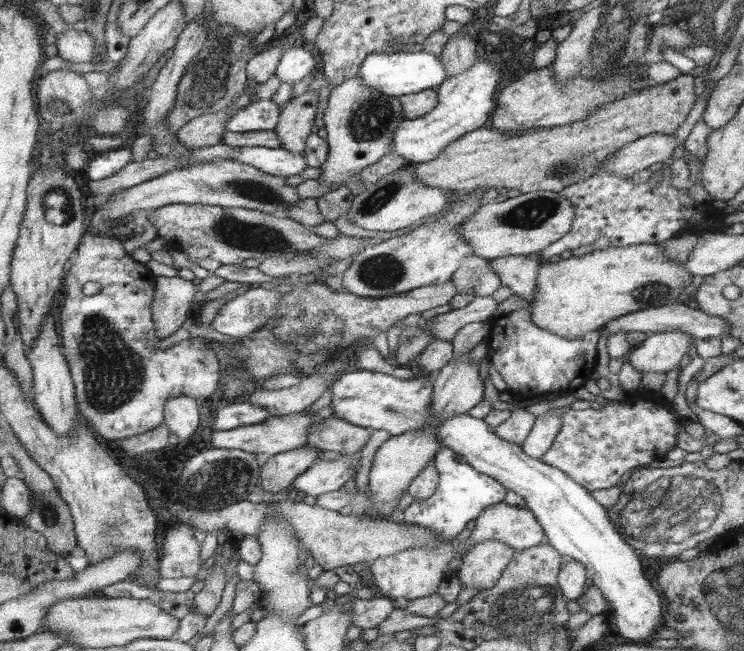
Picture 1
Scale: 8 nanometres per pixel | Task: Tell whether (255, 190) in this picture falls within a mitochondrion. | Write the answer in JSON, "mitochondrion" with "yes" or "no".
{"mitochondrion":"yes"}

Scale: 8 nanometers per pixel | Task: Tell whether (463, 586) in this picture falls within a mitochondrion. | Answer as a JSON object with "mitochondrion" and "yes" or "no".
{"mitochondrion":"no"}

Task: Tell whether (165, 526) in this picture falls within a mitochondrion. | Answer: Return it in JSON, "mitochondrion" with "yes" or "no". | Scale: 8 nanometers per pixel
{"mitochondrion":"no"}

